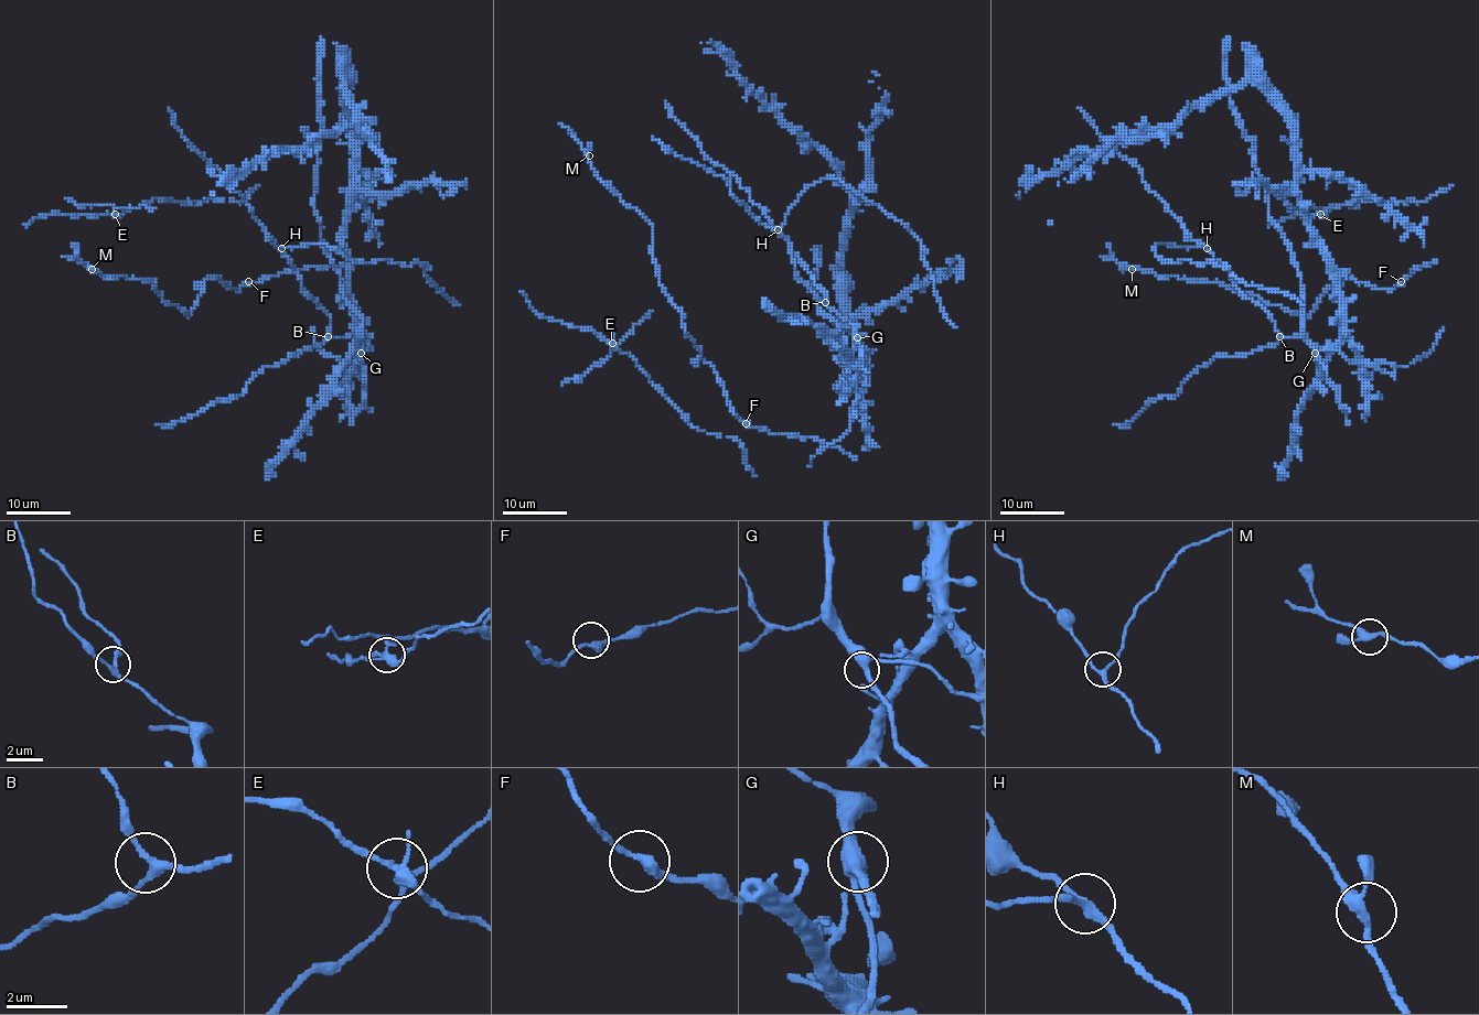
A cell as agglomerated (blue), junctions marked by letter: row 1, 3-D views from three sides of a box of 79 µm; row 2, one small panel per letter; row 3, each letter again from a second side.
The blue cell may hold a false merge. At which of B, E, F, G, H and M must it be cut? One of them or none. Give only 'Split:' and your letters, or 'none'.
Split: E

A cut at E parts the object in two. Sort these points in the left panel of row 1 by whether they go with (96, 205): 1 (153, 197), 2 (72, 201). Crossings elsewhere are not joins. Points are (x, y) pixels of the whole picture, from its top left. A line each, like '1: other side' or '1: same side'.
1: other side
2: same side

